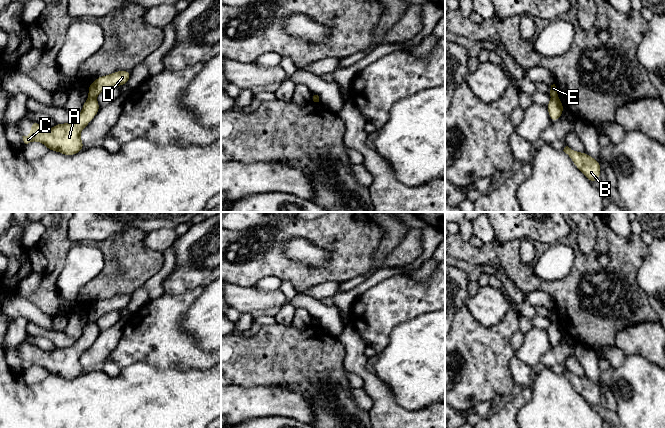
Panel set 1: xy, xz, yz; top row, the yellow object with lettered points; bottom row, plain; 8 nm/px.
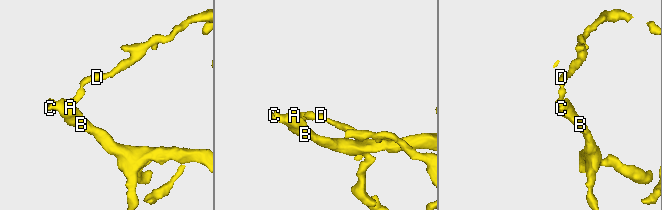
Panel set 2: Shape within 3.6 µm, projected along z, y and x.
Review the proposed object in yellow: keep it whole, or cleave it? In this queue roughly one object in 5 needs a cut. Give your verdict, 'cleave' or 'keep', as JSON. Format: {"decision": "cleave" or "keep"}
{"decision": "cleave"}

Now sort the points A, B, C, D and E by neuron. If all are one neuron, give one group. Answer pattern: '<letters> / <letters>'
A B C / D E

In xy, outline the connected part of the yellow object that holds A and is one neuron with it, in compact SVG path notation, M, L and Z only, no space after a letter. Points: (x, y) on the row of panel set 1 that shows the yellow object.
M89 97L84 102L81 113L70 123L55 124L52 129L47 129L31 121L31 133L28 136L22 136L23 141L25 144L38 141L49 151L57 151L67 156L75 155L84 149L80 132L96 116L99 109L97 100Z

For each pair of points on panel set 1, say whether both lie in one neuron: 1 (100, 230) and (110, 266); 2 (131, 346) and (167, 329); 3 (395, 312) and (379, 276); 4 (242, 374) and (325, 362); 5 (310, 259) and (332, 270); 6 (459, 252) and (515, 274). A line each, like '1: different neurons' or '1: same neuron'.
1: different neurons
2: same neuron
3: different neurons
4: same neuron
5: different neurons
6: same neuron

